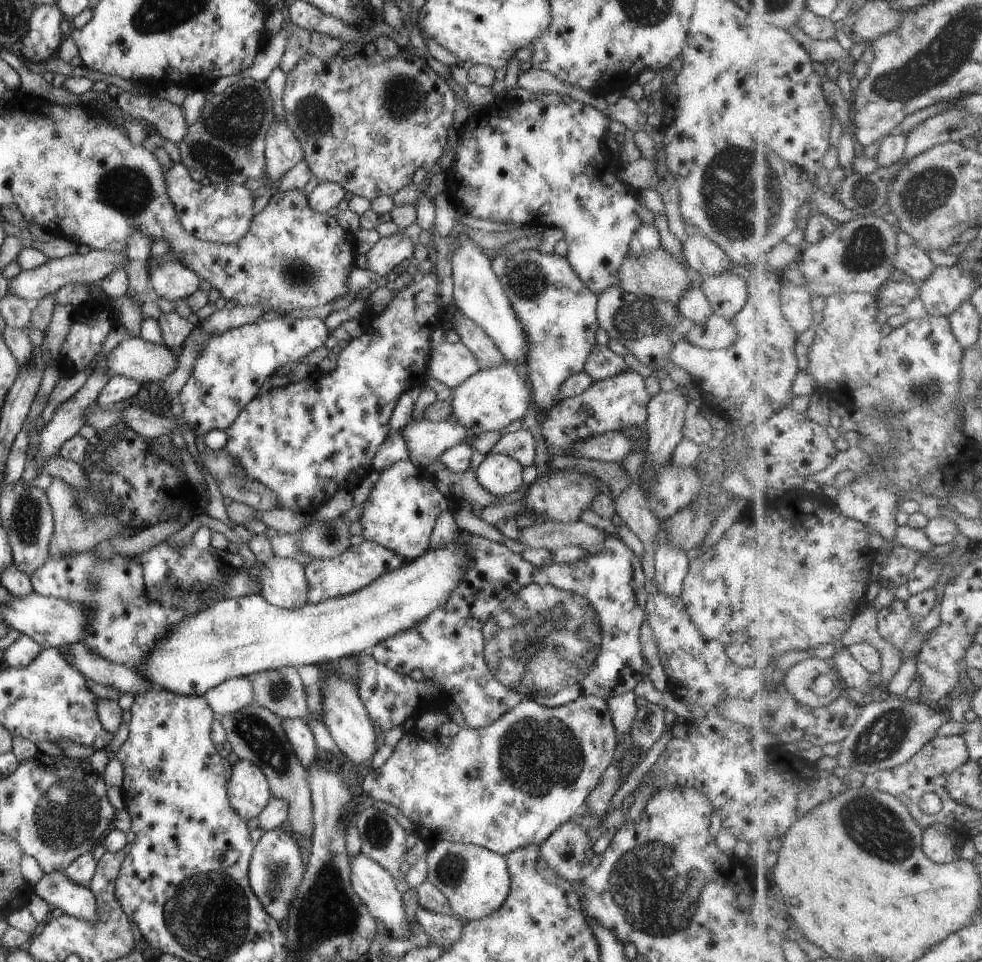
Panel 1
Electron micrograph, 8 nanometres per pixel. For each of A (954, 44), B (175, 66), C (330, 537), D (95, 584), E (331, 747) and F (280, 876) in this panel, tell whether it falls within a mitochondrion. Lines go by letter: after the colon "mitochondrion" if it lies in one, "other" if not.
A: mitochondrion
B: other
C: mitochondrion
D: mitochondrion
E: other
F: mitochondrion

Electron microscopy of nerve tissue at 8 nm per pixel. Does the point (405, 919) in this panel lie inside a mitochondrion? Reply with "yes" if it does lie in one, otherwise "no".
no

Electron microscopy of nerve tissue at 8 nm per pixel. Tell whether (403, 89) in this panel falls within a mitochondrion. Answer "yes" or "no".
yes

